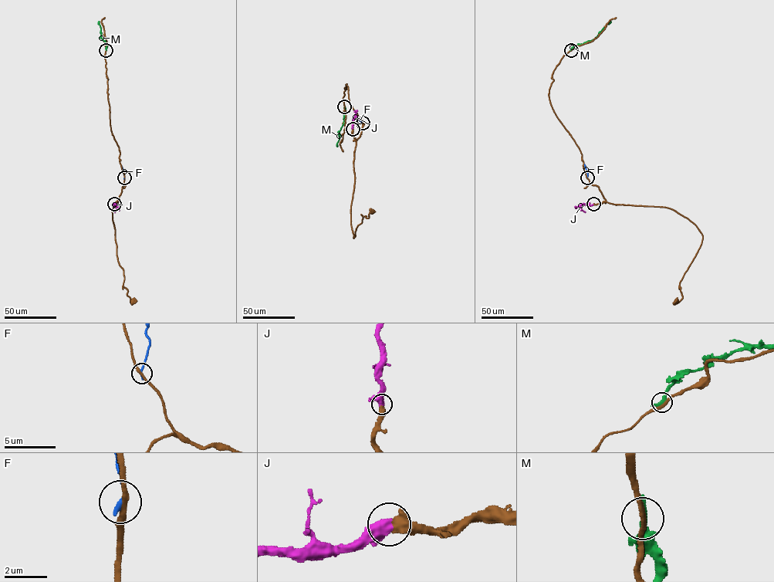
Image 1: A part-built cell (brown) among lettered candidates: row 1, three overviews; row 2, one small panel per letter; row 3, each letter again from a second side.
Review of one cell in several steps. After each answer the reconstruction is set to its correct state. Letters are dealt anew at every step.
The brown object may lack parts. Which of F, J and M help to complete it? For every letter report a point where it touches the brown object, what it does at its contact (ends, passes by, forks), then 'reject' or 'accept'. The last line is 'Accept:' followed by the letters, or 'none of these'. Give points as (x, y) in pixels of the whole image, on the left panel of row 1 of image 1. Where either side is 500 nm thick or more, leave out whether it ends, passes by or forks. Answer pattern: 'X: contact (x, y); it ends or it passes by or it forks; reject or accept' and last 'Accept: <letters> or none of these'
F: contact (124, 177); it ends; reject
J: contact (114, 204); accept
M: contact (106, 50); it ends; reject
Accept: J

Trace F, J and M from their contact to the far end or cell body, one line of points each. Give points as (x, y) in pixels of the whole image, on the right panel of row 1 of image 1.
F: (587, 177), (584, 164)
J: (593, 204), (579, 206), (585, 212)
M: (571, 50), (593, 39), (610, 21)

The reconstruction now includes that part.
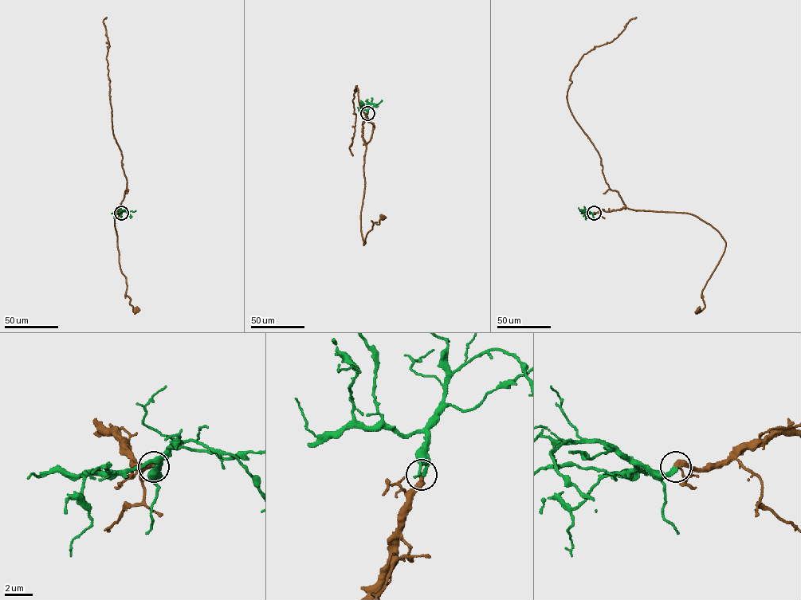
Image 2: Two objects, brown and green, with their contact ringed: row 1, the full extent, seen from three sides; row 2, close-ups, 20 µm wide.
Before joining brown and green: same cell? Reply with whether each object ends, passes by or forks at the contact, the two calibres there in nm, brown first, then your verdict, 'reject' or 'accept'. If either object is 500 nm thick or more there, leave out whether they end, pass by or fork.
brown ends | green ends | 400/280 nm | accept

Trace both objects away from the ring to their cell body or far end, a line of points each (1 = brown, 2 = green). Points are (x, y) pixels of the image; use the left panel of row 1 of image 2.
1: (121, 213), (116, 211), (118, 208), (114, 216), (119, 262), (125, 277), (125, 295), (133, 311), (136, 310)
2: (121, 213), (135, 210)

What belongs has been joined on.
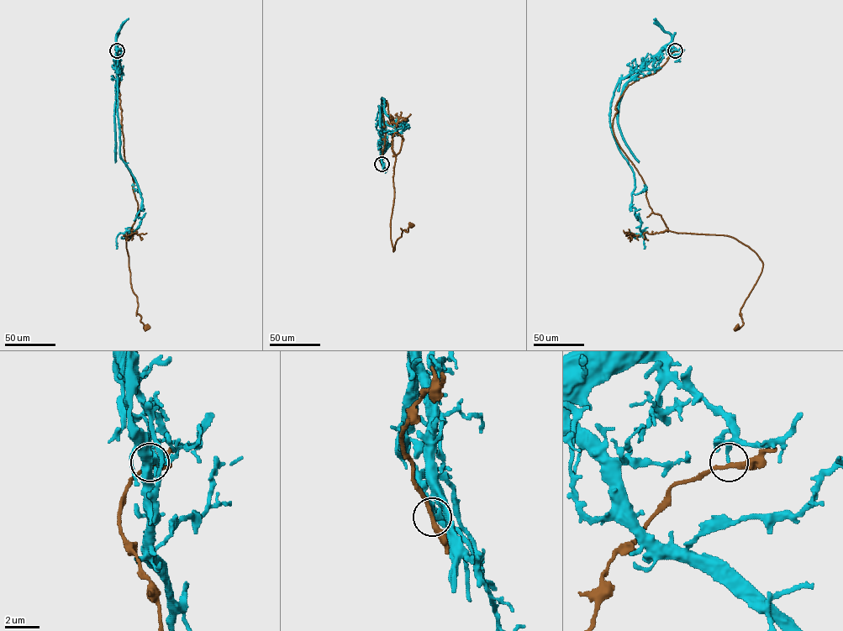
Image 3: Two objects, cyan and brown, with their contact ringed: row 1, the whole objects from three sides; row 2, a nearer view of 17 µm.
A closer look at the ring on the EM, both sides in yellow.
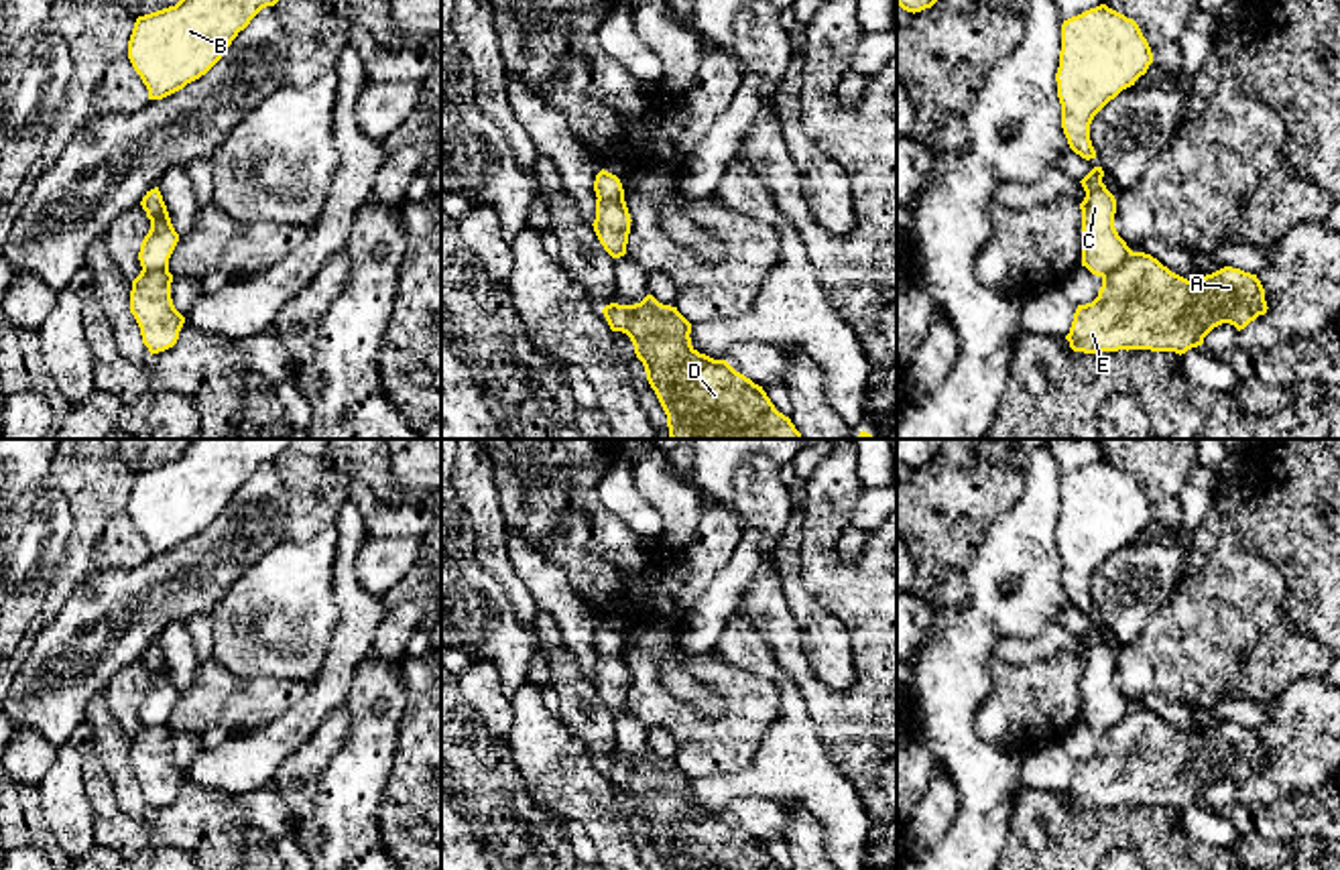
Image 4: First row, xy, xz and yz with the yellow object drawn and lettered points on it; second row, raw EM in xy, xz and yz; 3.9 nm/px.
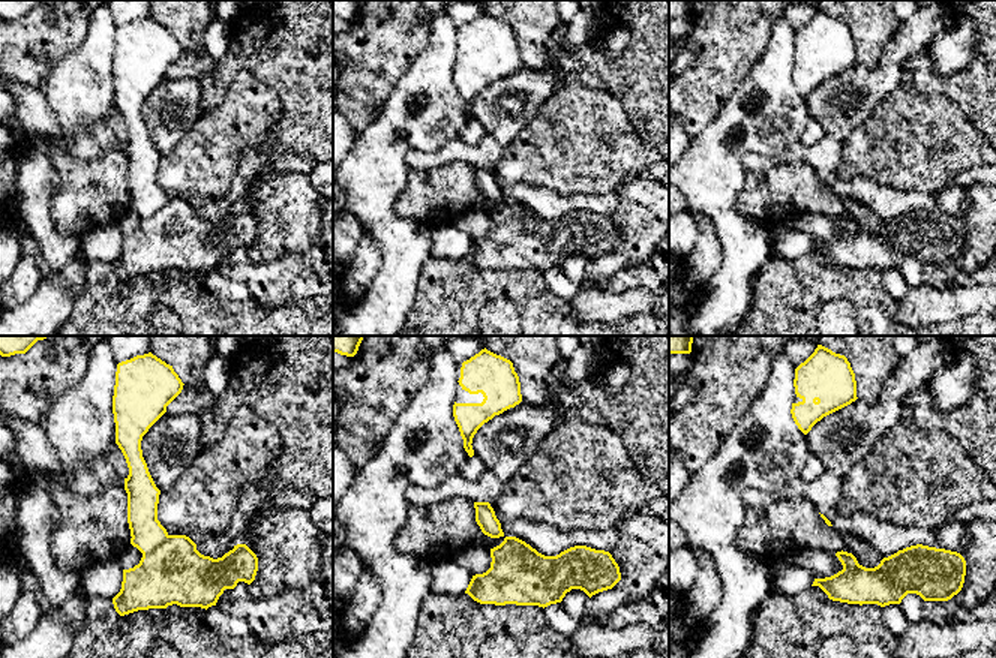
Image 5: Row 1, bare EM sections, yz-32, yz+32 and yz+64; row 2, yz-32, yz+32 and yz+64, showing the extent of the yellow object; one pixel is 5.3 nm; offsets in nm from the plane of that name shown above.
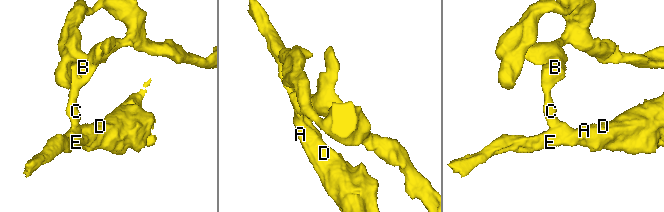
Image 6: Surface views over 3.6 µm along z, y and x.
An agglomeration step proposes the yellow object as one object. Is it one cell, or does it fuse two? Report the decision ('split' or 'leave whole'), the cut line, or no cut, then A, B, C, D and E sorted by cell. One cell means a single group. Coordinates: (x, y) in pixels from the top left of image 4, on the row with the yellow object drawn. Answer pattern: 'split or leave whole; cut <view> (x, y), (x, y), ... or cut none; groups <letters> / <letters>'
split; cut yz (1133, 253), (1103, 277); groups A D E / B C

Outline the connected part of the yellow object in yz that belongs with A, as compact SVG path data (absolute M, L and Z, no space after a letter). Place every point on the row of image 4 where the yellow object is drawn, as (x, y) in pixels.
M1133 252L1112 272L1092 303L1078 305L1065 339L1074 352L1100 354L1118 350L1151 350L1185 354L1204 344L1218 325L1230 323L1238 331L1267 313L1265 289L1257 274L1224 266L1198 281L1187 281L1157 258Z

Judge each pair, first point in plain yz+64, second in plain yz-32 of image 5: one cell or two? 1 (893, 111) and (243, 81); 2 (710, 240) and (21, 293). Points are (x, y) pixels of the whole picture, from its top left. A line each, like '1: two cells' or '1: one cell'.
1: one cell
2: one cell

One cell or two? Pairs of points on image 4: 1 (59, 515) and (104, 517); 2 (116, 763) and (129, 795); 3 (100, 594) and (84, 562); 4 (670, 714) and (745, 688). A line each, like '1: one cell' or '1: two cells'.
1: two cells
2: one cell
3: two cells
4: one cell

